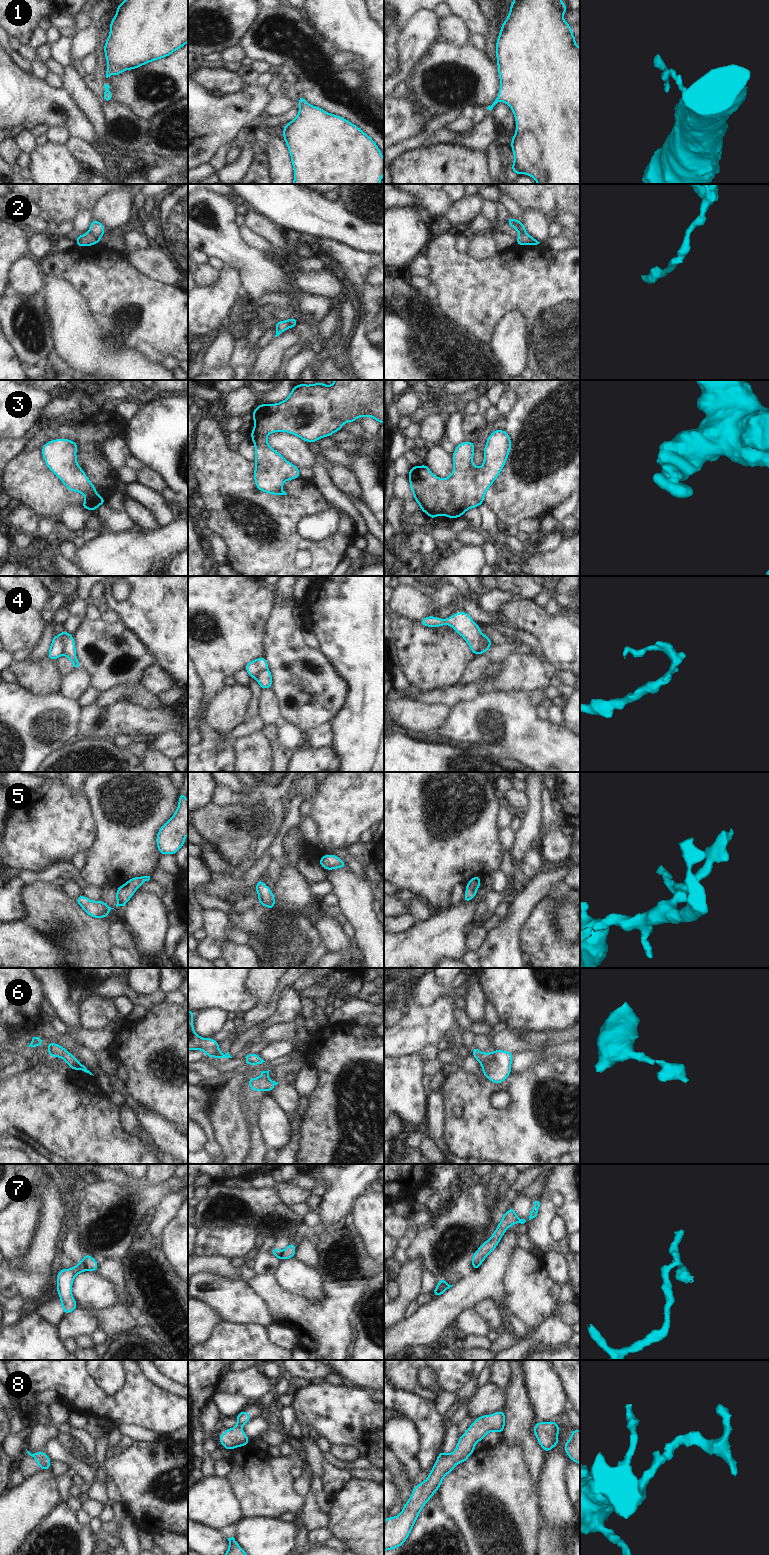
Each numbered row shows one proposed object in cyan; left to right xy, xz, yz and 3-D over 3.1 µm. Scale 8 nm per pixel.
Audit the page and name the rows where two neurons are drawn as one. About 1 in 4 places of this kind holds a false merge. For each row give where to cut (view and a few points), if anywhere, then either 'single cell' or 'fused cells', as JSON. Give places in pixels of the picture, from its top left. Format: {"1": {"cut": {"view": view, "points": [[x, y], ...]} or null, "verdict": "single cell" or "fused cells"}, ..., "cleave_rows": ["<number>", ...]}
{"1": {"cut": null, "verdict": "single cell"}, "2": {"cut": {"view": "xy", "points": [[89, 233], [99, 240]]}, "verdict": "fused cells"}, "3": {"cut": null, "verdict": "single cell"}, "4": {"cut": {"view": "yz", "points": [[482, 635], [480, 638], [481, 647], [474, 653]]}, "verdict": "fused cells"}, "5": {"cut": null, "verdict": "single cell"}, "6": {"cut": null, "verdict": "single cell"}, "7": {"cut": {"view": "xy", "points": [[83, 1261], [86, 1269]]}, "verdict": "fused cells"}, "8": {"cut": null, "verdict": "single cell"}, "cleave_rows": ["2", "4", "7"]}

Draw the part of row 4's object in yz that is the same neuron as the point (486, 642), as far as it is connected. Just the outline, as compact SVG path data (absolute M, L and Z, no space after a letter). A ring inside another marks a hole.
M482 635L481 636L480 642L482 644L482 647L481 647L481 649L478 652L474 653L475 656L480 655L480 653L481 653L482 650L484 650L486 648L489 648L492 645L492 641L491 641L490 637L488 637L486 635Z

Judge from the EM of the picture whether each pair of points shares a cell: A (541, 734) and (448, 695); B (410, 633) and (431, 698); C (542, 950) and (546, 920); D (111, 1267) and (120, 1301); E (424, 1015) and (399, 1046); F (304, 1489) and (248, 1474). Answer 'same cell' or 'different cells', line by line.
A: different cells
B: different cells
C: same cell
D: same cell
E: same cell
F: different cells

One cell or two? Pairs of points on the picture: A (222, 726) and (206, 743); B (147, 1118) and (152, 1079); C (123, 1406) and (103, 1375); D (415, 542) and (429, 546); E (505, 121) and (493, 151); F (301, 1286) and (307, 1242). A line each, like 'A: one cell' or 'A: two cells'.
A: two cells
B: two cells
C: two cells
D: one cell
E: two cells
F: two cells

